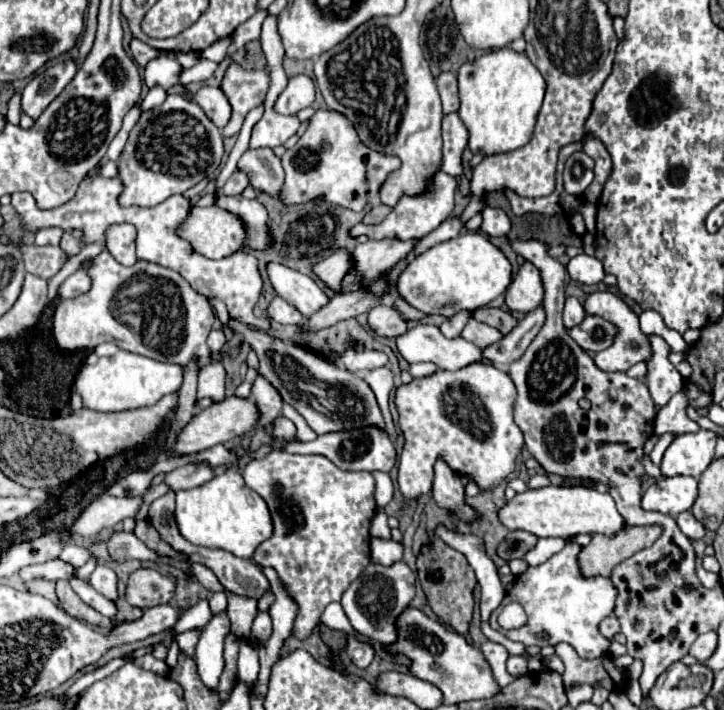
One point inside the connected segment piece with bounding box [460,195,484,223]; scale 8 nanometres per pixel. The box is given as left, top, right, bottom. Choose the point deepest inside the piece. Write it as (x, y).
(476, 204)

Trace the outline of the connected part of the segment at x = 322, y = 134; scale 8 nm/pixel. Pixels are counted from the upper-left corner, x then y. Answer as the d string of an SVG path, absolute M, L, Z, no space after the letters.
M316 111L308 121L306 133L280 159L286 177L278 199L286 207L324 199L352 211L362 211L368 203L378 201L380 183L384 183L390 171L400 167L396 157L386 157L364 147L356 139L352 123L334 111Z

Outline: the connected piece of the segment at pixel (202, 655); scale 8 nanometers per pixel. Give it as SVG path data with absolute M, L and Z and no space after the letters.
M218 613L212 617L208 627L200 633L200 641L196 647L196 665L200 679L210 691L216 691L220 673L224 669L224 639L230 631L230 619L226 613Z

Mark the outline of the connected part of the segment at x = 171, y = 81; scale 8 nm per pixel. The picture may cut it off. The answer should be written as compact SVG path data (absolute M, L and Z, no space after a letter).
M158 53L156 59L152 59L144 69L144 83L148 87L160 85L160 87L172 87L178 83L178 73L182 65L172 59L168 53Z

